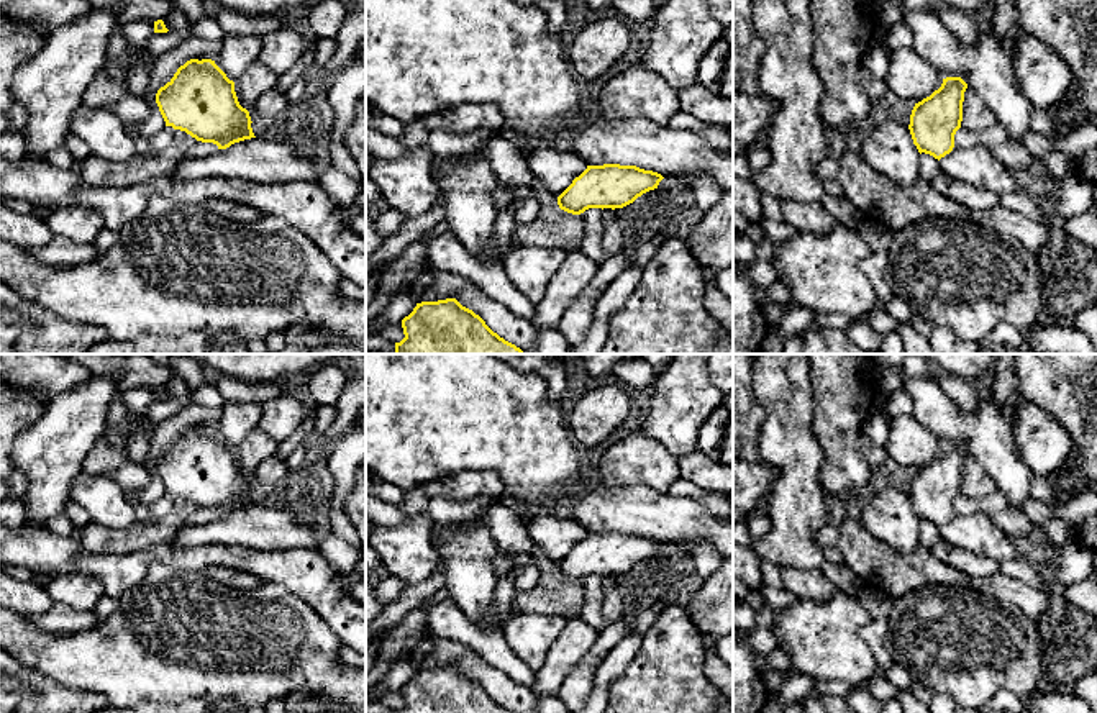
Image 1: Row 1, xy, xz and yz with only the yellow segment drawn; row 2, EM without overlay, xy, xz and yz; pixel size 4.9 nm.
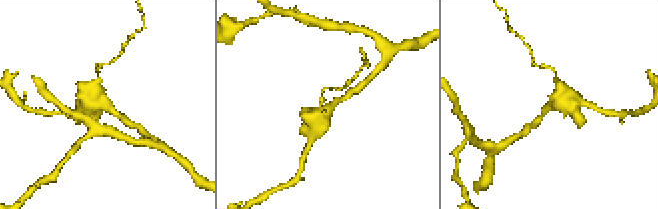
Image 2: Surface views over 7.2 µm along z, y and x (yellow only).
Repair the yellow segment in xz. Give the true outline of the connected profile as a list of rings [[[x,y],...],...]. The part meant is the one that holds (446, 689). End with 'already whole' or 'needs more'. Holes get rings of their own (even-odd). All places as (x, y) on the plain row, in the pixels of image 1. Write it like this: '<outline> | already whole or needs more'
[[[456,665],[416,670],[402,695],[405,705],[395,713],[515,713]]] | already whole

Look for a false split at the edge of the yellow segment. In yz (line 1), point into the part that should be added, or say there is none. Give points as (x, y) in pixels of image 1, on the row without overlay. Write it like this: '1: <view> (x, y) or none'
1: none

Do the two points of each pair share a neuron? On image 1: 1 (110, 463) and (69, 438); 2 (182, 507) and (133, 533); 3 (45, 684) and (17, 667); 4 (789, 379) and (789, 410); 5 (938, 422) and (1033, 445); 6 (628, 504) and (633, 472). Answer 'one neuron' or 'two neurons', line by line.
1: two neurons
2: one neuron
3: one neuron
4: one neuron
5: two neurons
6: two neurons

